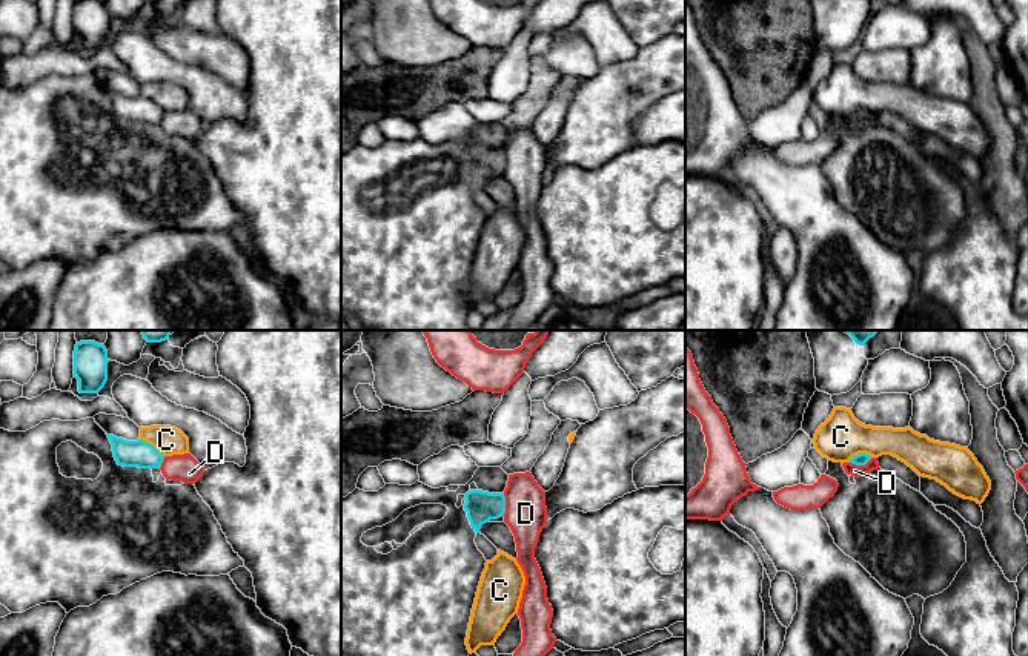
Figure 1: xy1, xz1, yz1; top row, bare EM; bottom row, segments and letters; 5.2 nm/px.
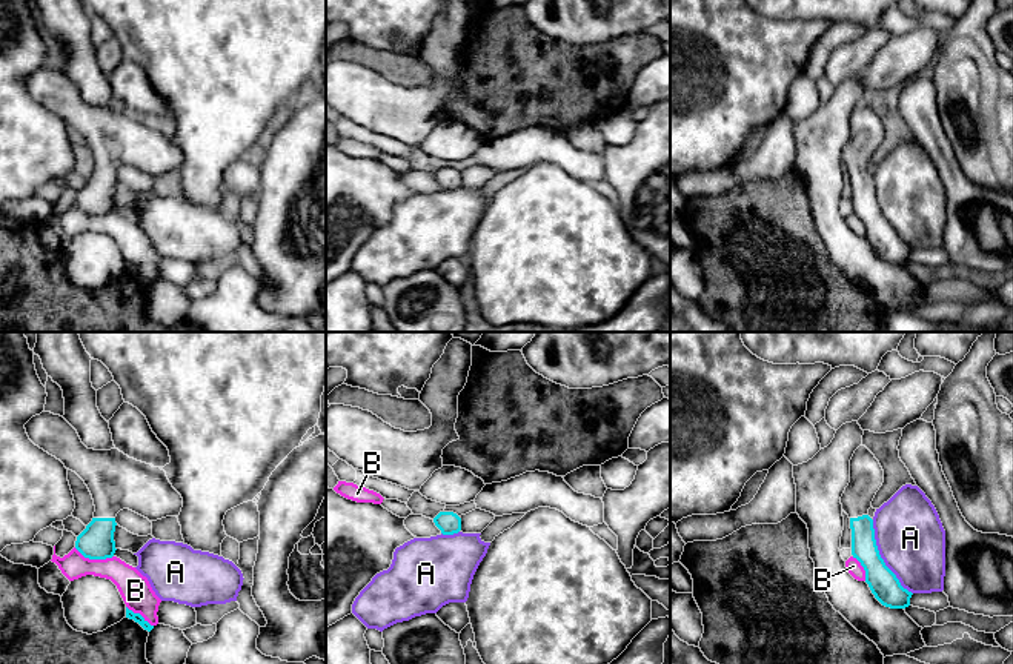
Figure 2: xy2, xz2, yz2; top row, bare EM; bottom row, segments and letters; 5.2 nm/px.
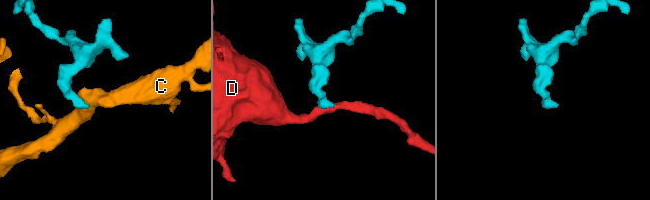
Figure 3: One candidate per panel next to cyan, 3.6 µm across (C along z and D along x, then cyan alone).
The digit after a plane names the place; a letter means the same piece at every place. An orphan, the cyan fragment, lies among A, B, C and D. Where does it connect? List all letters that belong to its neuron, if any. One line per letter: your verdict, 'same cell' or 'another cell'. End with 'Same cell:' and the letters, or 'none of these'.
A: another cell
B: another cell
C: another cell
D: another cell
Same cell: none of these

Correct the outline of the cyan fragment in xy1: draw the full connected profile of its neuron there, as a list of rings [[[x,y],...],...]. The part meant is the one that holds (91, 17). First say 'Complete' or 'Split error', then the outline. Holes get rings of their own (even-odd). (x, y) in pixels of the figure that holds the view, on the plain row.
Complete. [[[75,0],[74,31],[80,49],[98,49],[108,37],[108,6],[104,0]]]

